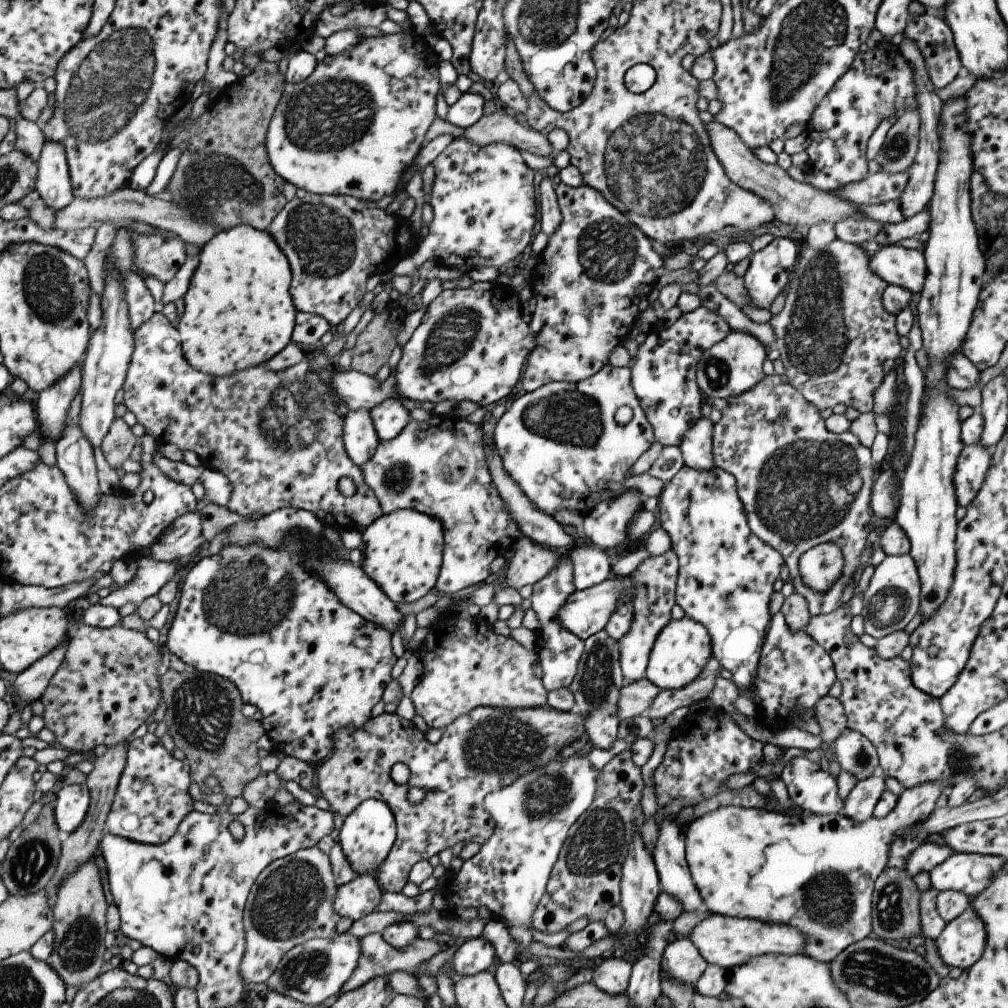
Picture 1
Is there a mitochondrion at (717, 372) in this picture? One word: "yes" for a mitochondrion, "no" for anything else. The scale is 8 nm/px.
yes

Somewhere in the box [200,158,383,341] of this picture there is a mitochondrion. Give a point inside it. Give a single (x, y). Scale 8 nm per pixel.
(322, 244)

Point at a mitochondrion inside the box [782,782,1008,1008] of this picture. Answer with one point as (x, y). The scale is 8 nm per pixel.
(870, 969)

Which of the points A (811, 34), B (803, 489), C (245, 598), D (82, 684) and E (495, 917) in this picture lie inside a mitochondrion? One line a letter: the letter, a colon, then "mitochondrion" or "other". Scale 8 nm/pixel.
A: mitochondrion
B: mitochondrion
C: mitochondrion
D: mitochondrion
E: other

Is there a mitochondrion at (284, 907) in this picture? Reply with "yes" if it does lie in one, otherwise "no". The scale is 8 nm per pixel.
yes

